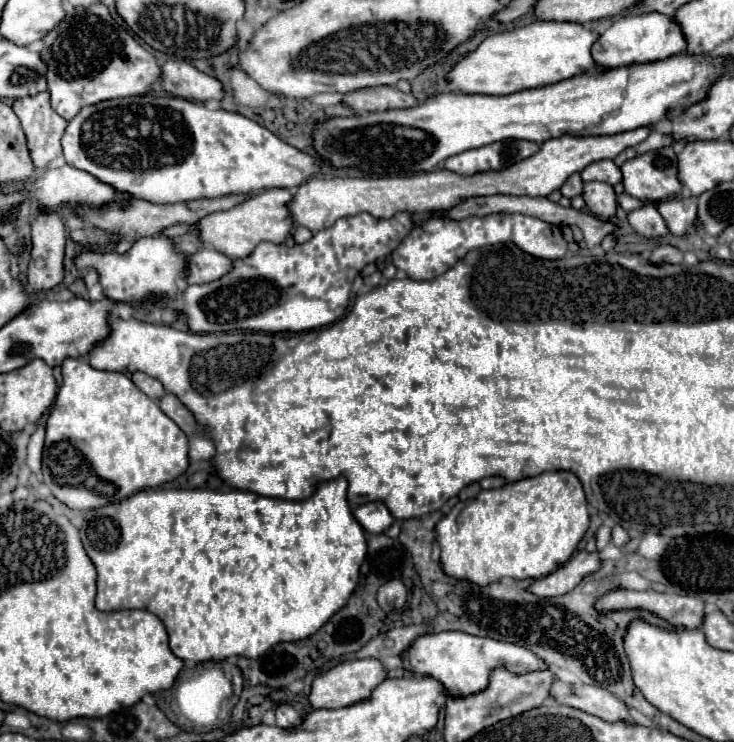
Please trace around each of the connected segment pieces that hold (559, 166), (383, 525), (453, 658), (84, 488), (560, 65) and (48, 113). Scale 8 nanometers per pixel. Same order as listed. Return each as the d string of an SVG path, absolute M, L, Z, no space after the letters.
M644 125L644 129L630 129L628 133L614 133L614 135L588 135L588 137L572 137L562 135L558 139L548 139L542 143L542 151L536 155L514 163L512 167L504 171L486 171L472 177L462 177L452 171L428 171L418 173L410 177L378 177L378 179L322 179L314 177L304 181L304 185L298 185L292 193L292 201L288 203L290 217L294 225L308 227L312 233L330 227L340 217L350 217L358 213L370 213L374 217L392 217L398 211L410 211L410 213L424 213L424 211L436 211L436 209L450 209L458 201L466 197L482 197L482 195L494 195L494 193L506 193L506 195L542 195L546 197L554 189L560 189L562 183L576 171L582 171L586 165L602 161L602 159L614 159L620 151L624 151L630 145L636 145L652 133L656 125Z
M382 501L360 505L358 509L354 509L354 517L368 533L384 533L394 521L394 517L388 513L388 507Z
M444 631L444 633L420 635L402 653L402 667L416 675L436 677L436 681L440 681L444 685L444 693L448 693L452 697L456 697L456 695L466 697L466 695L486 689L488 675L494 669L504 667L514 673L528 673L528 671L540 669L540 659L532 651L528 651L520 645L492 641L490 637L472 637L472 635L460 633L460 631Z
M78 357L78 359L66 359L62 363L62 385L58 389L58 395L56 395L56 401L50 409L50 415L46 419L46 443L44 443L44 455L42 455L42 481L50 487L52 495L62 501L64 505L68 505L70 509L98 509L98 507L104 507L112 501L122 501L124 497L136 493L136 491L142 491L146 487L158 487L166 481L172 481L176 479L178 475L182 475L188 467L188 439L186 435L180 431L180 427L170 419L166 417L160 407L156 405L154 399L150 399L146 393L142 393L126 373L116 373L116 371L100 371L100 369L94 369L88 359L84 357Z
M534 21L512 31L486 37L474 51L462 55L446 73L446 87L460 93L510 95L516 91L552 85L594 67L590 47L598 39L596 31L578 23Z
M38 93L32 97L16 99L12 107L18 119L22 121L34 165L38 169L46 169L46 165L56 155L62 153L60 137L68 121L50 107L48 93Z

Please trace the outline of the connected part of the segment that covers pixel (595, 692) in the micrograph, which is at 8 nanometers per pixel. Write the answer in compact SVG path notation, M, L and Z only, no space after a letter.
M556 681L550 693L556 701L570 705L574 709L586 711L590 715L596 715L608 723L616 723L616 721L622 721L626 725L634 723L628 707L614 693L608 693L608 689L600 689L600 685L574 687L574 685Z

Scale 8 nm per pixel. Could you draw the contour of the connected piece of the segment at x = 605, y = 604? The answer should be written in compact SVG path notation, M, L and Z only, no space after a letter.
M614 589L614 591L604 593L600 597L600 601L596 601L596 609L600 609L600 613L608 613L614 610L643 609L658 615L660 619L668 621L674 627L686 627L686 629L698 629L702 625L702 617L704 617L704 603L700 599L696 599L695 594L678 594L668 591L668 589L666 593L638 591L638 589Z

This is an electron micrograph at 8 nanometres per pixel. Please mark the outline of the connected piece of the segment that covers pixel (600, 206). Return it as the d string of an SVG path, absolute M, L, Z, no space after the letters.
M590 181L584 183L584 193L582 193L588 209L600 217L600 219L612 219L616 213L616 193L608 183L602 181Z

